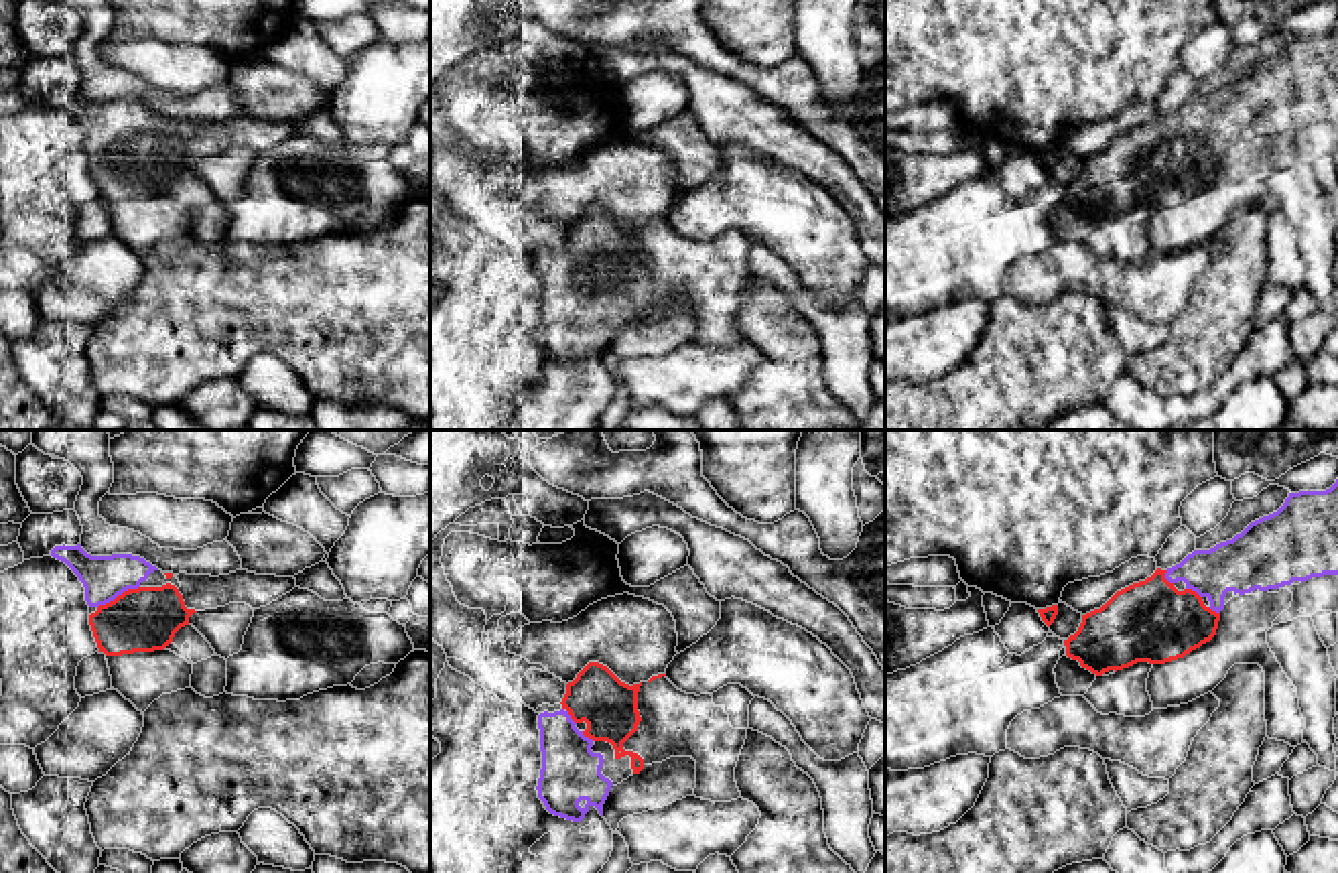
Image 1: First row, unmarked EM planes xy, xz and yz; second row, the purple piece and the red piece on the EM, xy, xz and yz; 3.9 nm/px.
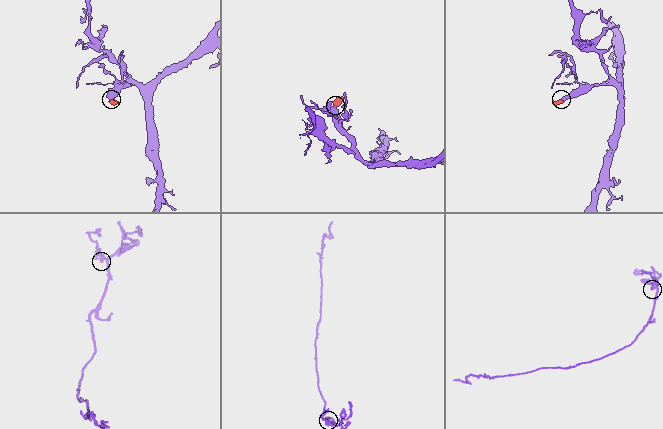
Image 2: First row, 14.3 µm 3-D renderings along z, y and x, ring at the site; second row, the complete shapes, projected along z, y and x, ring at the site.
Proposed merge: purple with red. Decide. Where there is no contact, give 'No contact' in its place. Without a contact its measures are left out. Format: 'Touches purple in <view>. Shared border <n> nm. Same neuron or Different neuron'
Touches purple in xy. Shared border 190 nm. Same neuron

